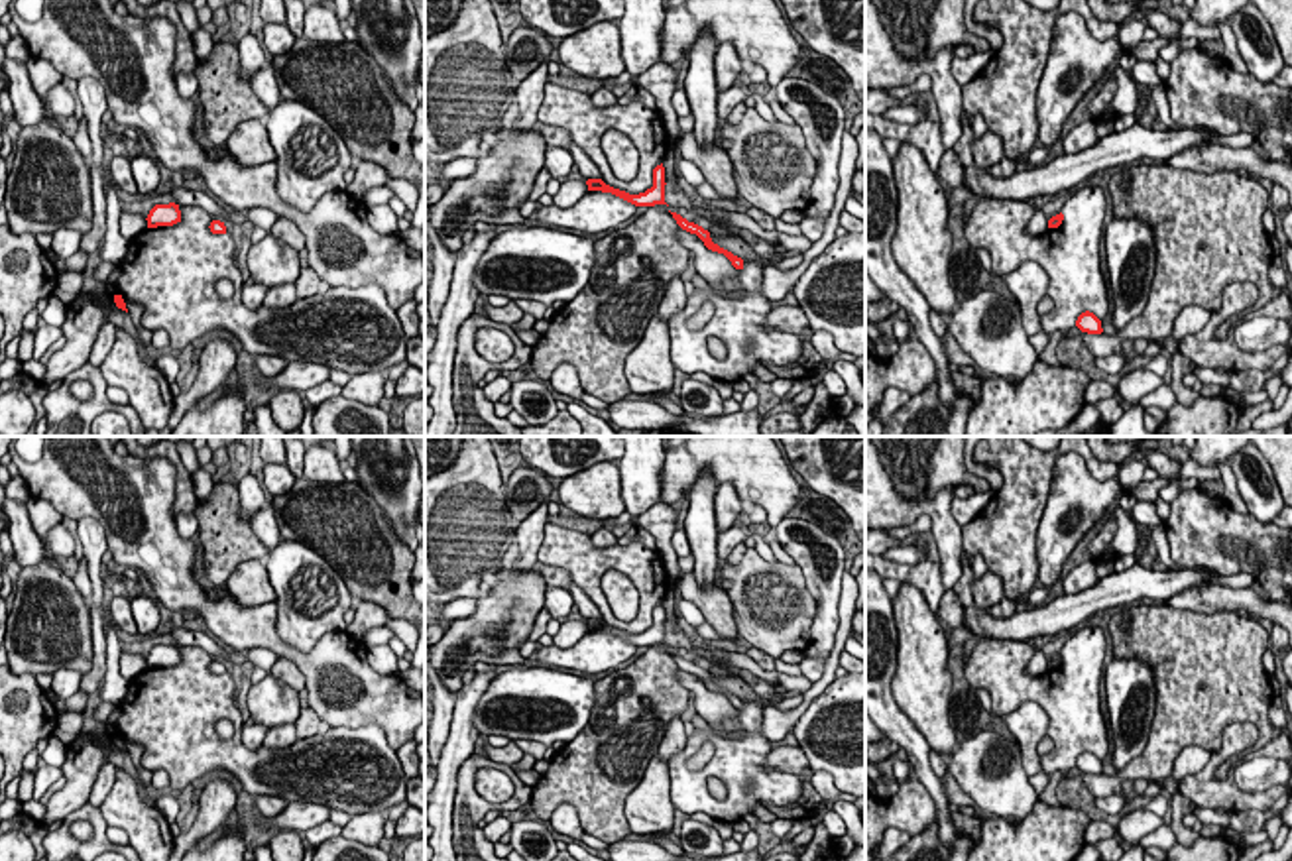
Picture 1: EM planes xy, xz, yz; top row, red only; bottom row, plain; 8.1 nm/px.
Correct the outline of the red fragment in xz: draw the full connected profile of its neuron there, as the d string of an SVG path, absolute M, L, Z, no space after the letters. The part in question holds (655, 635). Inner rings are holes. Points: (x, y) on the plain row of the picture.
M663 603L653 609L653 627L639 635L629 635L625 631L614 629L610 625L606 625L602 619L588 619L586 625L588 625L588 631L612 633L635 647L667 645L665 643L665 625L667 623L665 623Z

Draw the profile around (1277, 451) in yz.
M1249 436L1270 464L1280 495L1292 507L1292 436Z

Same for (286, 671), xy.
M289 659L275 660L267 672L297 692L305 690L305 674Z

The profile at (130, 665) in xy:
M120 651L120 674L126 680L136 678L140 672L147 668L147 660L142 655Z

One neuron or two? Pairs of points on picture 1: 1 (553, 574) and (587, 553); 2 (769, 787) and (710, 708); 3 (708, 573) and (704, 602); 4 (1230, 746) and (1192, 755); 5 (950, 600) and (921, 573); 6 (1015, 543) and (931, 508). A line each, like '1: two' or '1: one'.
1: two
2: two
3: two
4: two
5: two
6: two

